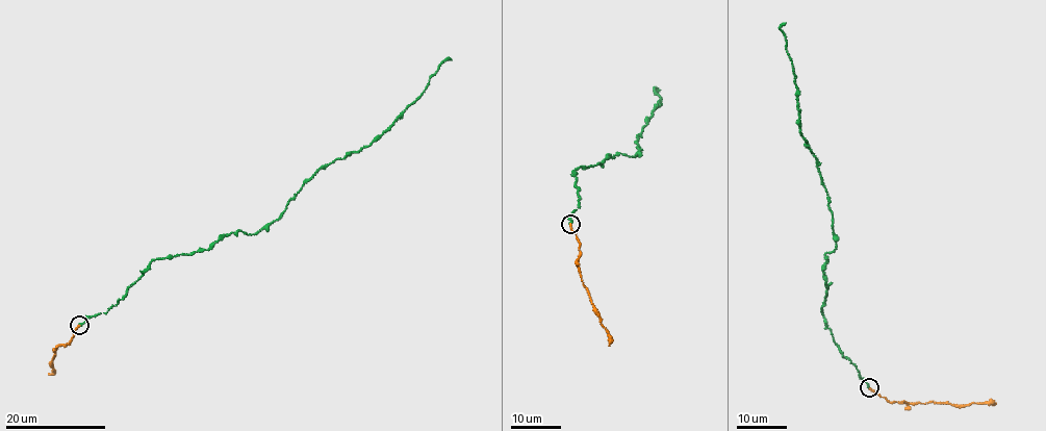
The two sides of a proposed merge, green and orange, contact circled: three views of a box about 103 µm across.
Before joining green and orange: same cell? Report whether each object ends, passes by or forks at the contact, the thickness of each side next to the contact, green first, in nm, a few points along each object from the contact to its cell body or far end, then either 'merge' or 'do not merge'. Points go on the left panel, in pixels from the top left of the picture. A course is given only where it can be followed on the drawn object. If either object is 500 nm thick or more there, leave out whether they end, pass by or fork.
green ends | orange ends | 260/200 nm | green via (79, 325), (118, 303), (152, 261), (262, 229), (325, 166), (370, 145), (451, 59) | orange via (79, 325), (70, 343), (56, 347), (50, 362), (53, 371), (49, 373) | merge

